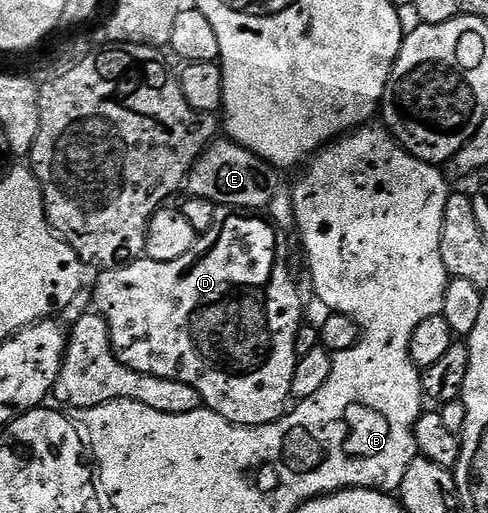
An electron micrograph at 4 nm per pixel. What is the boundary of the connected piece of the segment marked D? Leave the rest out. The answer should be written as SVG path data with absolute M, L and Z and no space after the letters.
M219 206L218 215L216 220L212 224L212 228L208 233L201 235L198 239L198 243L192 248L192 252L187 252L185 256L180 256L180 260L175 262L157 262L148 257L137 258L134 262L128 262L125 266L117 267L113 270L103 270L97 275L98 283L92 286L94 291L94 305L93 309L105 320L106 327L110 333L110 343L114 349L114 355L116 360L120 360L120 364L124 364L124 368L132 368L132 372L140 372L141 374L147 374L148 376L156 376L157 378L163 378L164 380L180 380L180 384L188 384L192 388L196 388L196 392L200 392L202 397L202 404L205 409L216 412L220 416L224 416L224 420L228 420L232 424L237 426L263 426L264 424L272 424L277 418L282 417L287 413L288 405L286 401L291 401L292 398L292 376L296 372L298 367L298 353L296 352L296 332L299 326L303 325L304 318L302 318L302 298L298 295L298 286L294 283L294 278L290 275L290 266L286 261L289 260L290 254L282 247L282 239L278 230L275 229L273 223L269 217L263 216L261 213L252 210L240 210L232 206Z

